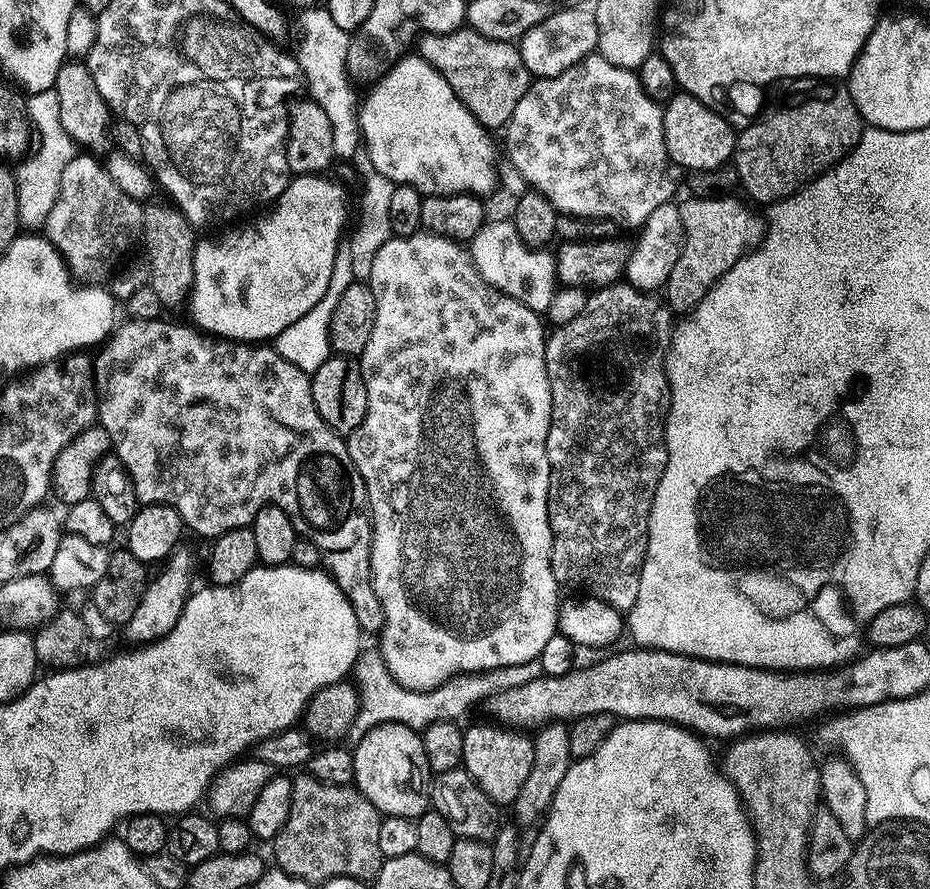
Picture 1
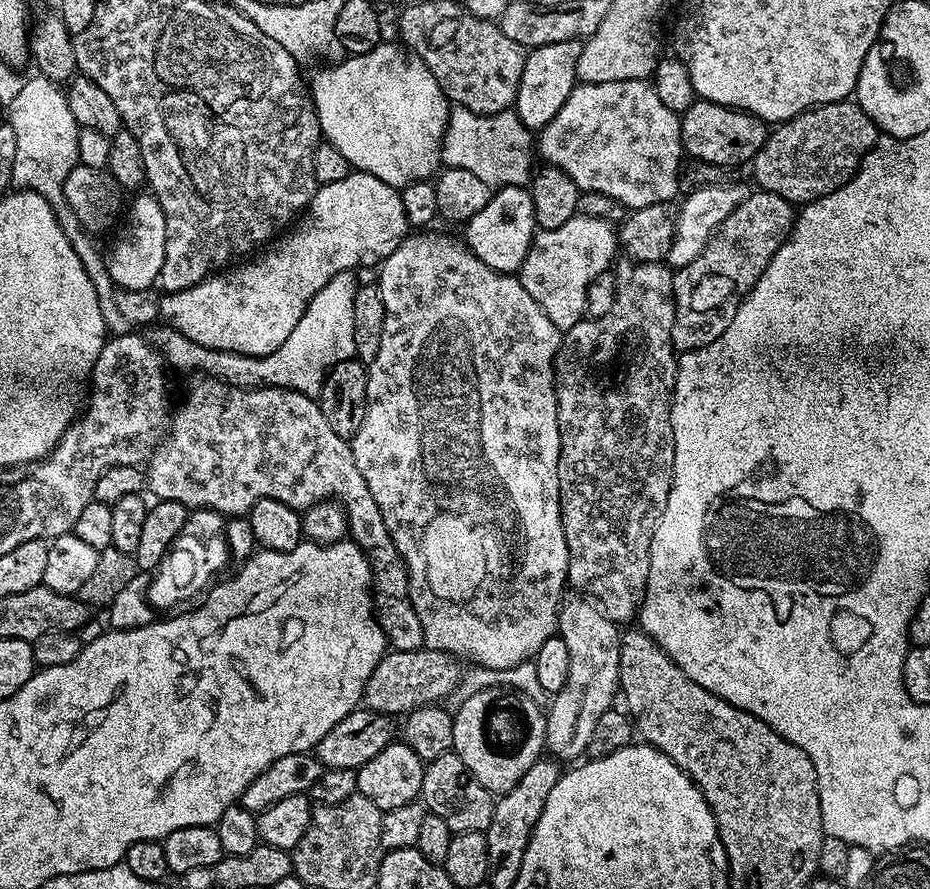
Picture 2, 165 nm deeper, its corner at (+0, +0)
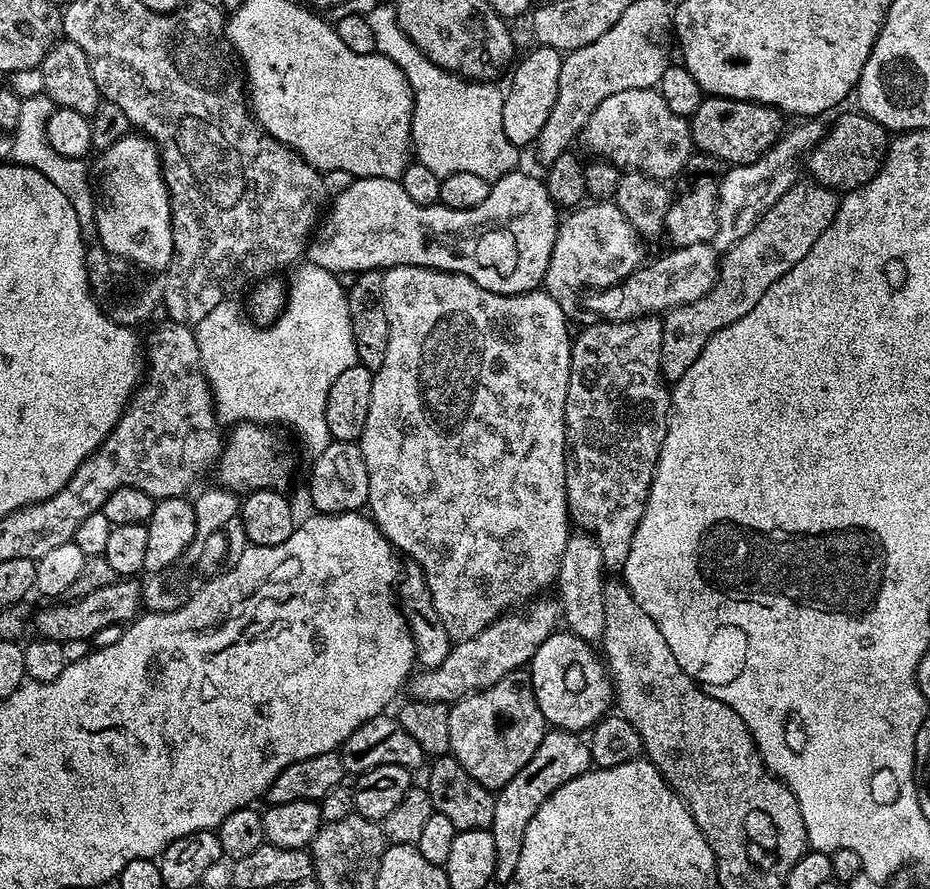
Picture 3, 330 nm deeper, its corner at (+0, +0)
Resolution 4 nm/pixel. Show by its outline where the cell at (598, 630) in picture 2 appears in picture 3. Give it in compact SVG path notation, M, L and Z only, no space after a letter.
M573 531L569 535L566 550L560 559L560 575L558 577L560 596L558 595L558 603L567 631L574 633L578 638L589 642L603 641L604 627L606 626L605 583L606 569L598 542L587 531Z

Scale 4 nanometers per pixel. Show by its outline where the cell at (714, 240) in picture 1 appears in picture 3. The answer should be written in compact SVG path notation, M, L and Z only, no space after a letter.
M815 182L797 183L786 194L770 206L758 218L758 222L746 238L742 238L732 248L719 257L716 280L712 289L702 298L686 306L678 306L663 313L662 319L662 358L660 368L669 381L675 382L690 370L690 366L702 354L702 350L726 326L738 322L826 234L830 222L836 217L837 193L830 188L823 188Z

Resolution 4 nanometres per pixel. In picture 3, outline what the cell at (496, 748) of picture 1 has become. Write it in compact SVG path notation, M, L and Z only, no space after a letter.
M512 683L495 684L486 690L475 692L472 696L456 701L450 707L451 755L455 756L458 762L462 762L462 766L466 766L468 773L479 784L493 790L505 788L510 778L514 778L514 774L518 774L518 770L522 770L522 766L526 766L526 762L534 758L546 731L544 715L538 702L532 696L531 687L519 688L518 685Z

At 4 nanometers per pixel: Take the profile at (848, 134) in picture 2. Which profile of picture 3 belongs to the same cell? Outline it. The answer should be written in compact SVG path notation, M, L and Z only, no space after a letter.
M859 110L853 112L841 111L836 125L829 127L824 135L812 145L806 156L808 172L815 183L823 188L830 188L837 194L851 192L853 188L860 188L870 178L874 178L876 171L888 155L890 143L889 133L878 122L871 120Z

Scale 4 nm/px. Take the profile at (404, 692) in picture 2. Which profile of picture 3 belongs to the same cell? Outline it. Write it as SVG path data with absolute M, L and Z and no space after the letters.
M533 599L523 610L512 610L498 617L497 620L493 620L492 623L486 626L486 630L474 634L474 638L466 638L453 643L450 654L446 654L446 658L440 666L413 671L406 681L406 692L407 690L409 692L407 695L413 700L442 702L451 706L456 701L463 700L466 696L472 696L475 692L481 692L490 686L507 681L511 677L508 675L511 672L518 671L523 664L524 667L531 665L538 646L542 646L542 642L546 642L546 638L550 638L552 633L557 631L558 625L562 620L559 603L555 599L544 599Z

